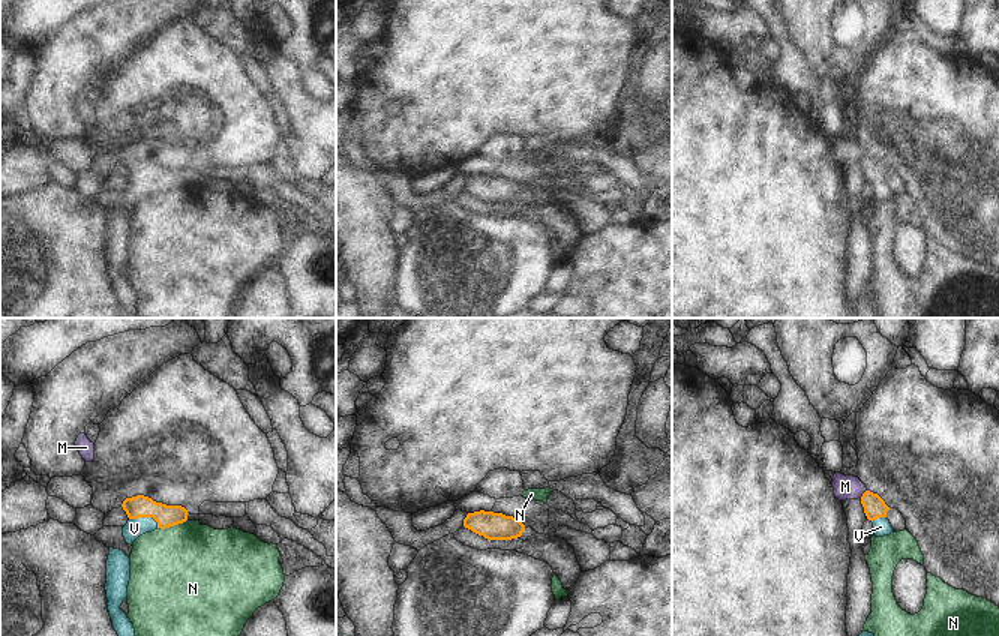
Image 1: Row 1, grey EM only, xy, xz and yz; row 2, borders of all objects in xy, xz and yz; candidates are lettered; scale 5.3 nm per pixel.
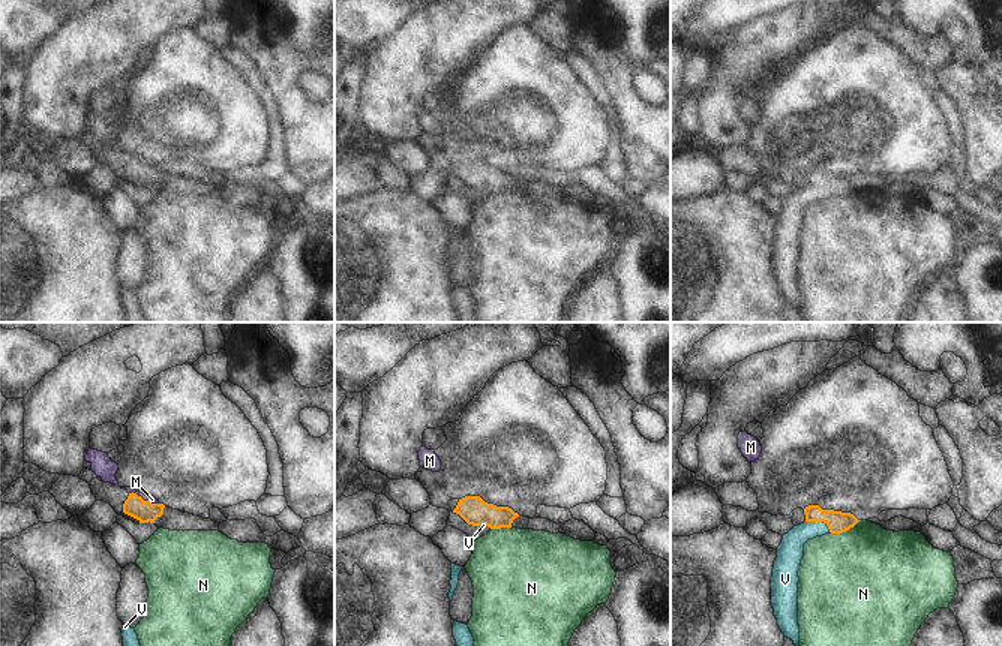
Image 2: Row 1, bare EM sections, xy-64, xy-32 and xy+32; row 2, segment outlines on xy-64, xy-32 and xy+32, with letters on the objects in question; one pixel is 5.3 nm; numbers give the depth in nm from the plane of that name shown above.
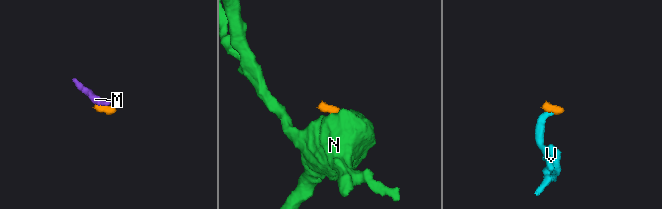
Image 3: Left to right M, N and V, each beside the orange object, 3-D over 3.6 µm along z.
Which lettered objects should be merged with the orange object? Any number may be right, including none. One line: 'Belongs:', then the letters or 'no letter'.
Belongs: V

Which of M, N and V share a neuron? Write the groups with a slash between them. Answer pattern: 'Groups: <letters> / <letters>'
Groups: M / N / V

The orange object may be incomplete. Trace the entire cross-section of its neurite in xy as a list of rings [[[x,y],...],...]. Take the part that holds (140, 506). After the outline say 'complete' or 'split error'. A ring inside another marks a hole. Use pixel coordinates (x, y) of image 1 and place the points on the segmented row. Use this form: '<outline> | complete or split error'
[[[136,495],[126,498],[122,504],[129,520],[123,526],[123,537],[128,544],[158,528],[165,530],[188,520],[188,510],[182,506],[166,506],[148,496]]] | split error

